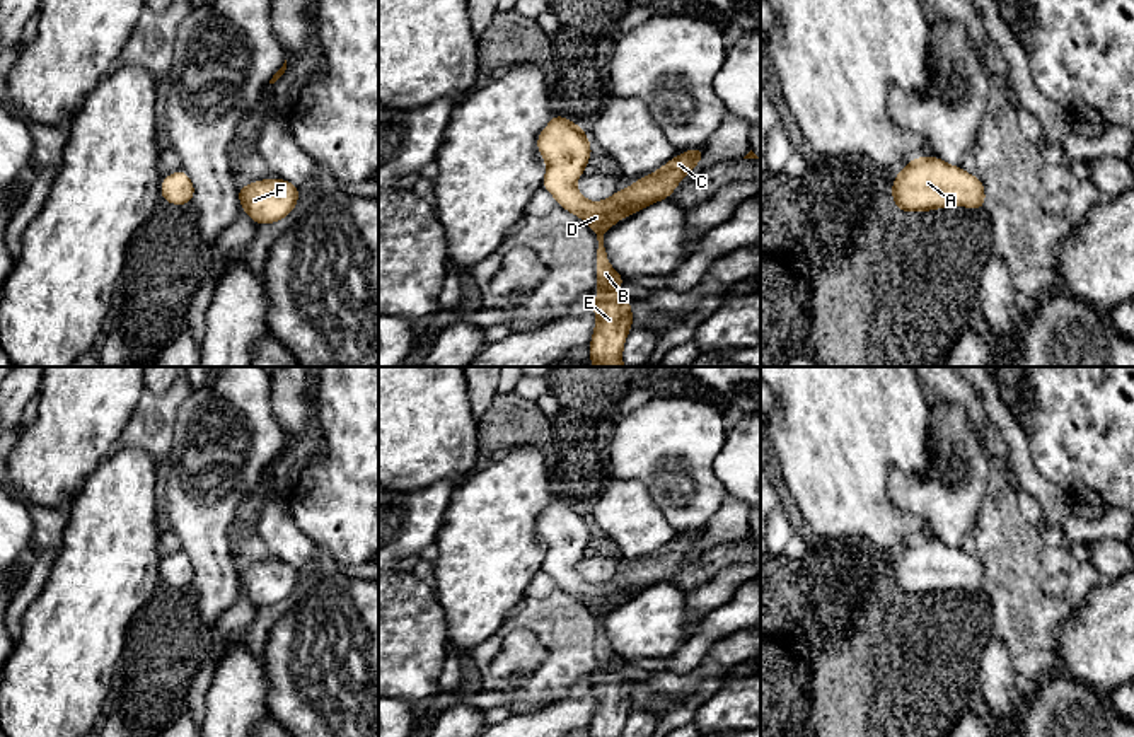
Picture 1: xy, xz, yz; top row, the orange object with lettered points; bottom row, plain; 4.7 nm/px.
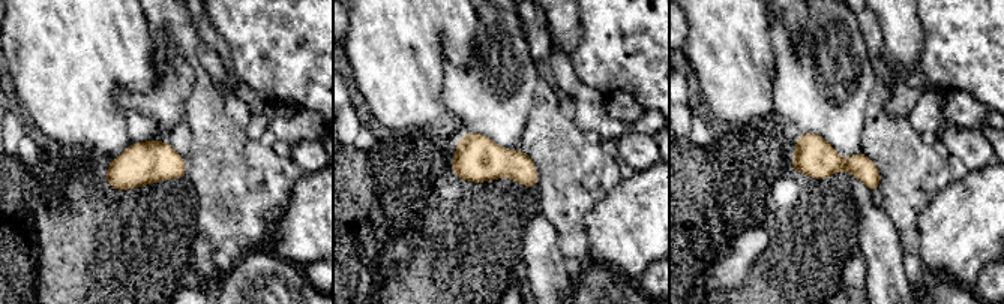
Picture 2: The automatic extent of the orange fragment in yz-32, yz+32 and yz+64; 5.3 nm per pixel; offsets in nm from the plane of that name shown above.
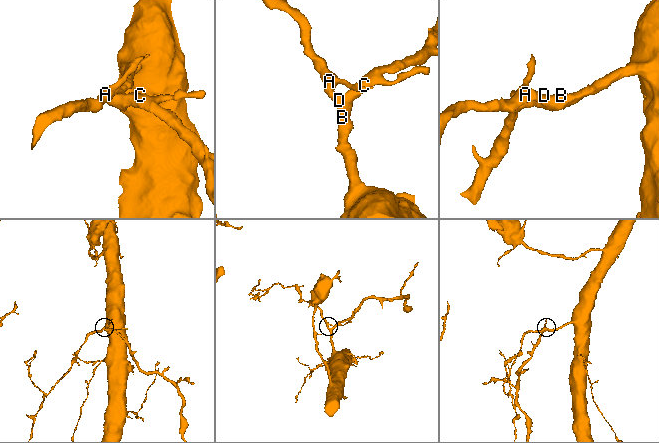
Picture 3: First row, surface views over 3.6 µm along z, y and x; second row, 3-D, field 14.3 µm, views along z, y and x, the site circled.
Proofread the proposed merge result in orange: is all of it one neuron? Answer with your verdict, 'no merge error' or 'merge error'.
no merge error

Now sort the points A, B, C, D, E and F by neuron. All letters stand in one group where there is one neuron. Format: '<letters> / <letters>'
A B C D E F

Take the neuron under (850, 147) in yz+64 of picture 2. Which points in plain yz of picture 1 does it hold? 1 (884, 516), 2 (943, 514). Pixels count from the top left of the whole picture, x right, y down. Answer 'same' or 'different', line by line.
1: different
2: same

